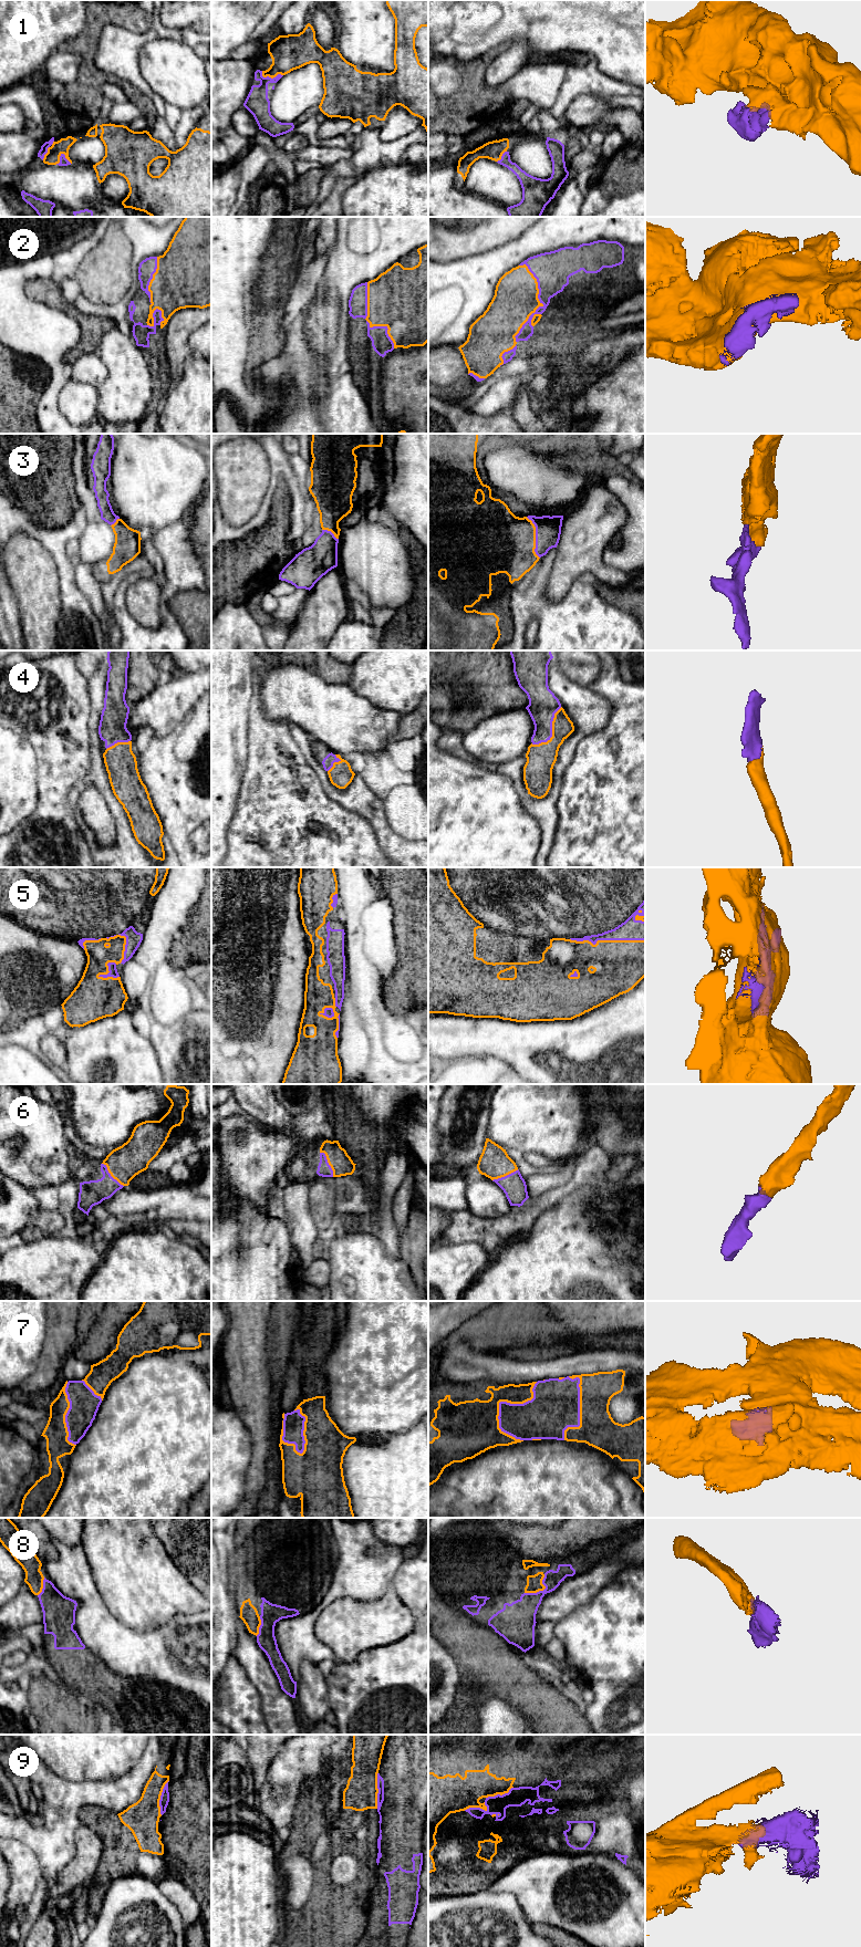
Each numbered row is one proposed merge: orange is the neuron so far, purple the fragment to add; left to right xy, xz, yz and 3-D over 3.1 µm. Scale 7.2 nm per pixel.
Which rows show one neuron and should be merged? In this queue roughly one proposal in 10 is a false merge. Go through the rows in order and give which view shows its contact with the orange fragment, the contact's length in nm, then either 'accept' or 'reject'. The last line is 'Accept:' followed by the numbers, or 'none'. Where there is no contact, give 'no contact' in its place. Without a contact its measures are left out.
1: contact in xz; length 160 nm; accept
2: contact in yz; length 600 nm; accept
3: contact in yz; length 320 nm; accept
4: contact in yz; length 360 nm; accept
5: contact in yz; length 550 nm; accept
6: contact in xz; length 200 nm; accept
7: contact in yz; length 460 nm; accept
8: contact in yz; length 200 nm; accept
9: contact in xz; length 260 nm; reject
Accept: 1, 2, 3, 4, 5, 6, 7, 8

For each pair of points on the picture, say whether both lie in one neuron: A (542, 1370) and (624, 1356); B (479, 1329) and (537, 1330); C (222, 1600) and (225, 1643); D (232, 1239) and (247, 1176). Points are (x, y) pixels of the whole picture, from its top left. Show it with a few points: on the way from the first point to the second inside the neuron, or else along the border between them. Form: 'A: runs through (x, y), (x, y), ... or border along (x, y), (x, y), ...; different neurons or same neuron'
A: runs through (562, 1366), (592, 1360), (604, 1360); same neuron
B: runs through (494, 1329), (522, 1329); same neuron
C: runs through (222, 1611), (222, 1632); same neuron
D: border along (224, 1179), (232, 1195), (248, 1199), (262, 1214); different neurons

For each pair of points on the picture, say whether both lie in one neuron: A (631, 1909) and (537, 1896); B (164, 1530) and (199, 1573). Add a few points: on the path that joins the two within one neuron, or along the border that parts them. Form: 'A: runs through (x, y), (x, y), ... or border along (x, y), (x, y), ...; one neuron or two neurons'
A: runs through (608, 1921), (585, 1926), (569, 1924), (560, 1918); one neuron
B: runs through (175, 1541), (196, 1562); one neuron

